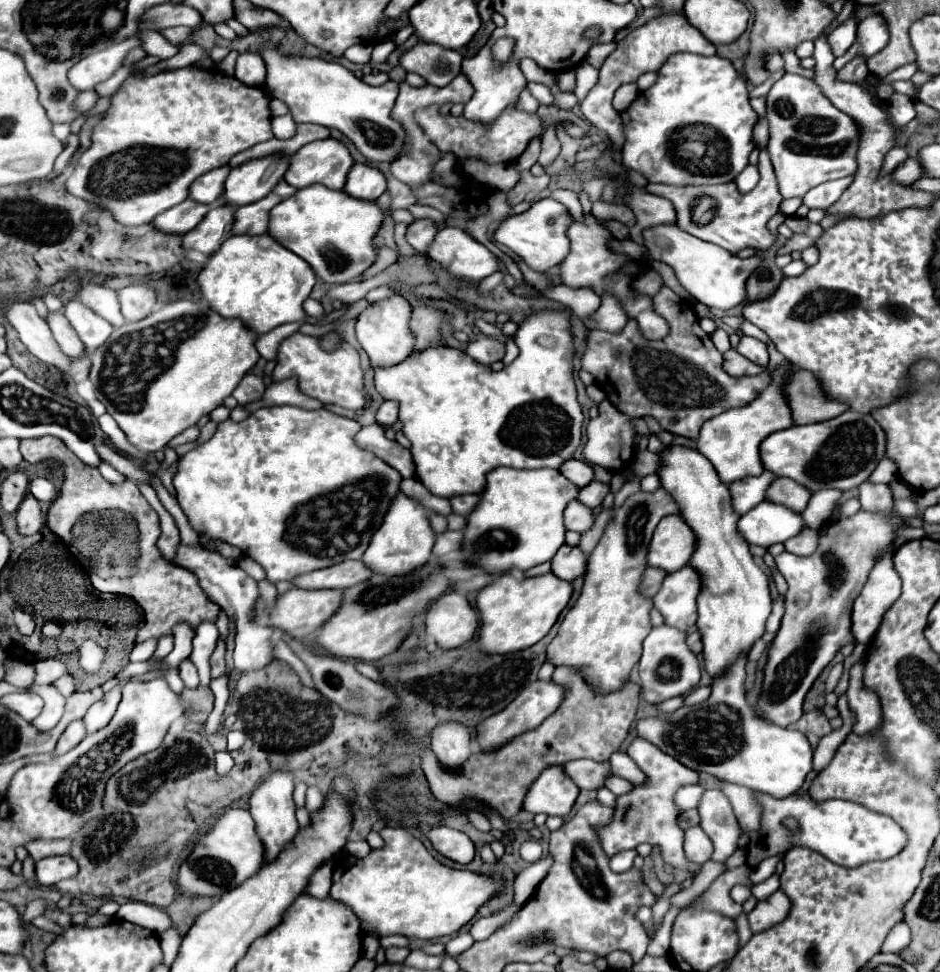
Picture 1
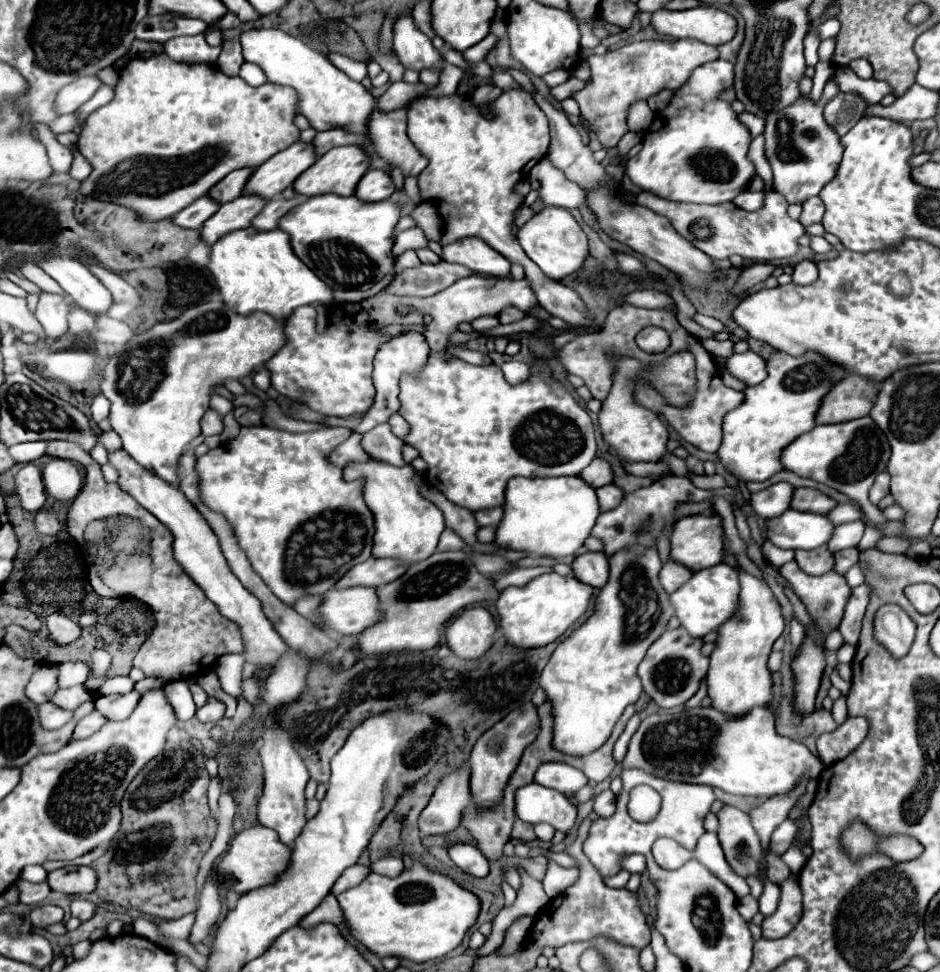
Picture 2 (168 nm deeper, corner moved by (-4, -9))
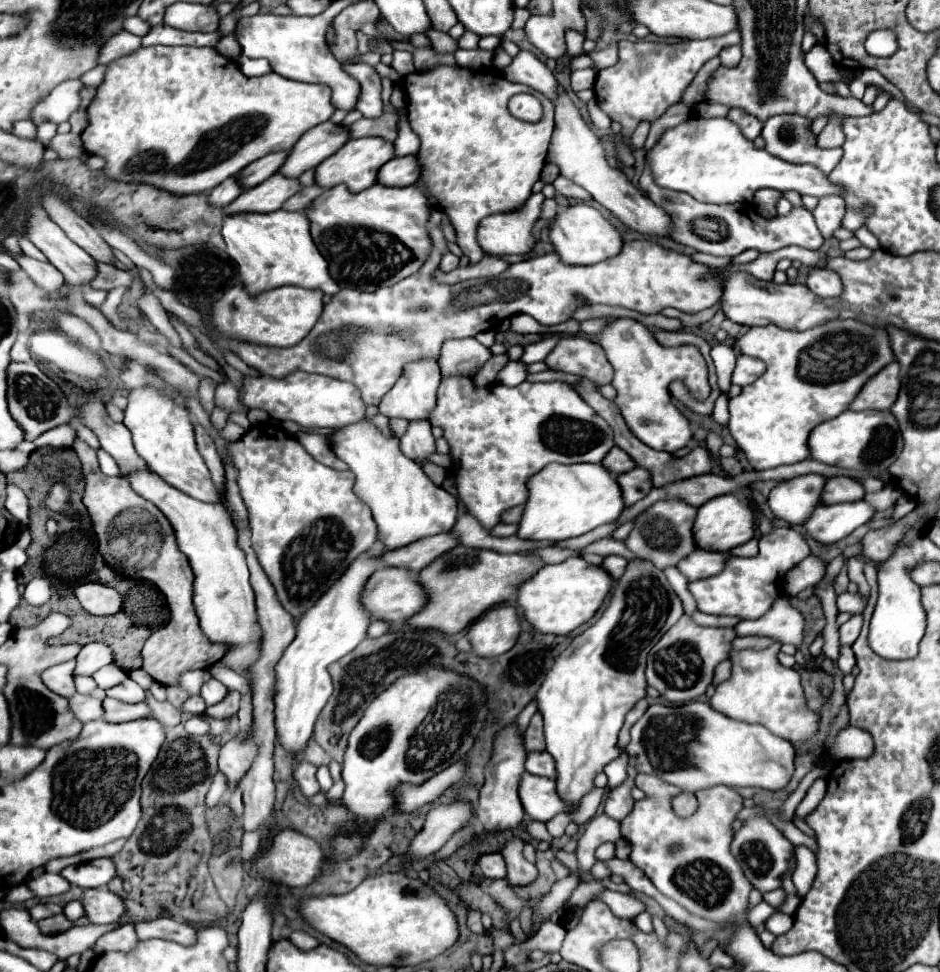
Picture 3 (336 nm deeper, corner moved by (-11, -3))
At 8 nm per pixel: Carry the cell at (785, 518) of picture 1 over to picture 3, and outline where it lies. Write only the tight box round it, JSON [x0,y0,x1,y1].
[802,500,874,544]

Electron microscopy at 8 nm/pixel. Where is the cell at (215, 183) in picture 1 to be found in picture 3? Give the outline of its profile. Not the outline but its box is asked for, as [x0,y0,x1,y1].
[238,152,288,188]

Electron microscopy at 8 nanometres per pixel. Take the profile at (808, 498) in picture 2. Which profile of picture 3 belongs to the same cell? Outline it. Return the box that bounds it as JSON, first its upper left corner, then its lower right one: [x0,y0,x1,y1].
[822,476,864,504]

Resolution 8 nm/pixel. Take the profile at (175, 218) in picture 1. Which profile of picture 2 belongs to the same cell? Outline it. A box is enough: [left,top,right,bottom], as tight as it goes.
[173,196,219,230]

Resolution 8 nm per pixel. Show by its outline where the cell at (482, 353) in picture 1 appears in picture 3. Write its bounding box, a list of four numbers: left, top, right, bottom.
[438,338,492,376]

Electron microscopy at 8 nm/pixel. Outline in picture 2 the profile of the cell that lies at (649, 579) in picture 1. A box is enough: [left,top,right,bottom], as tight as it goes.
[659,560,693,594]

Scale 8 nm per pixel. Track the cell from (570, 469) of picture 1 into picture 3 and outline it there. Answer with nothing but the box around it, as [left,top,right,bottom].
[602,446,634,474]

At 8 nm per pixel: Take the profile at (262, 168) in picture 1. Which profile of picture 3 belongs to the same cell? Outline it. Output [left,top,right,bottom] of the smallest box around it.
[278,122,348,178]

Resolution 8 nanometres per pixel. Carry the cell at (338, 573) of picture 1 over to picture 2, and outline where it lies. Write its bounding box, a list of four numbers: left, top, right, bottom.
[337,556,407,588]

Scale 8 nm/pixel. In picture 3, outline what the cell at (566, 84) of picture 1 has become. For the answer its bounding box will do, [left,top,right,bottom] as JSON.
[596,30,740,138]

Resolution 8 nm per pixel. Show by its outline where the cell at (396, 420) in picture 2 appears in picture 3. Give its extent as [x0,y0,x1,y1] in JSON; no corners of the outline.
[400,420,434,462]

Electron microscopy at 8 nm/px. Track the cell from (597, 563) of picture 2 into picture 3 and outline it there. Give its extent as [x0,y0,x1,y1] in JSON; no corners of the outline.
[602,556,626,580]

